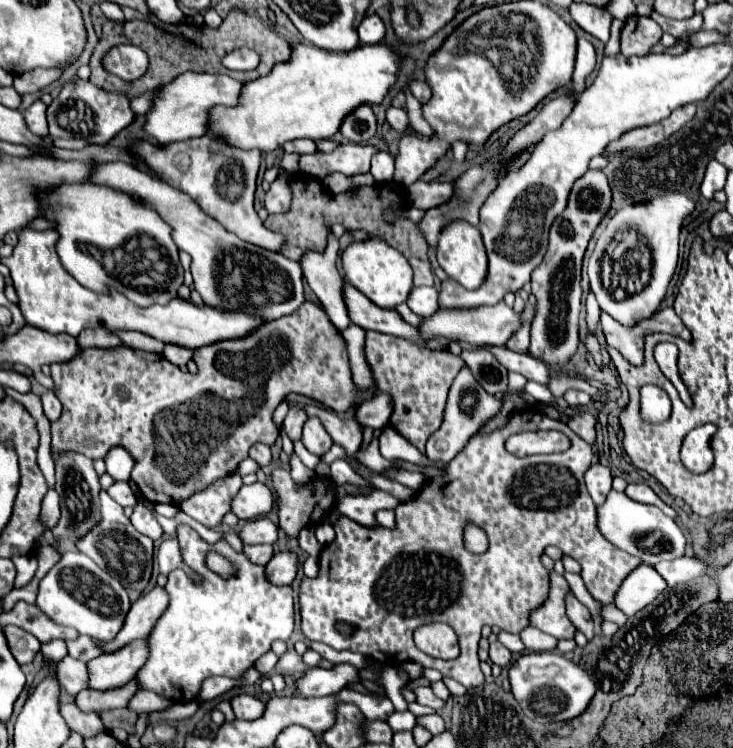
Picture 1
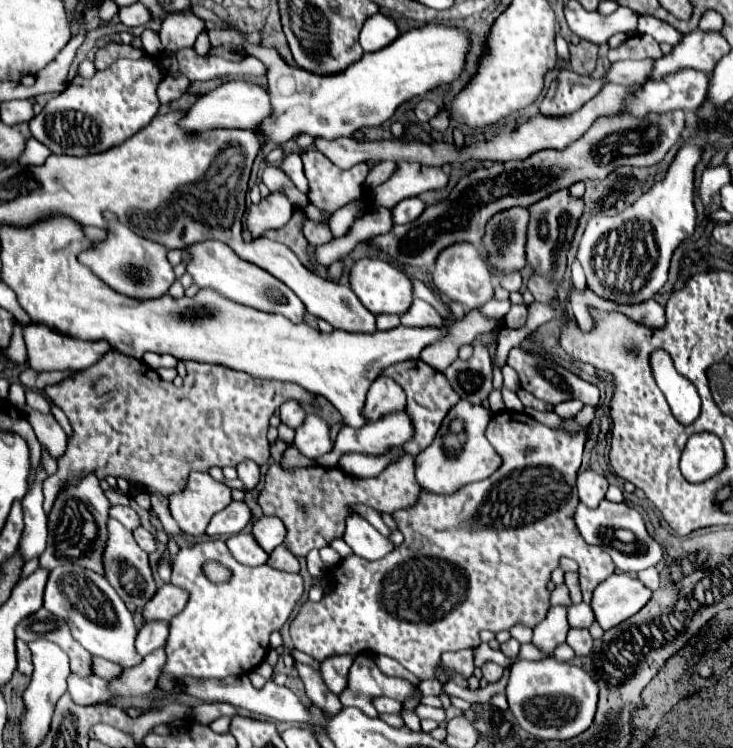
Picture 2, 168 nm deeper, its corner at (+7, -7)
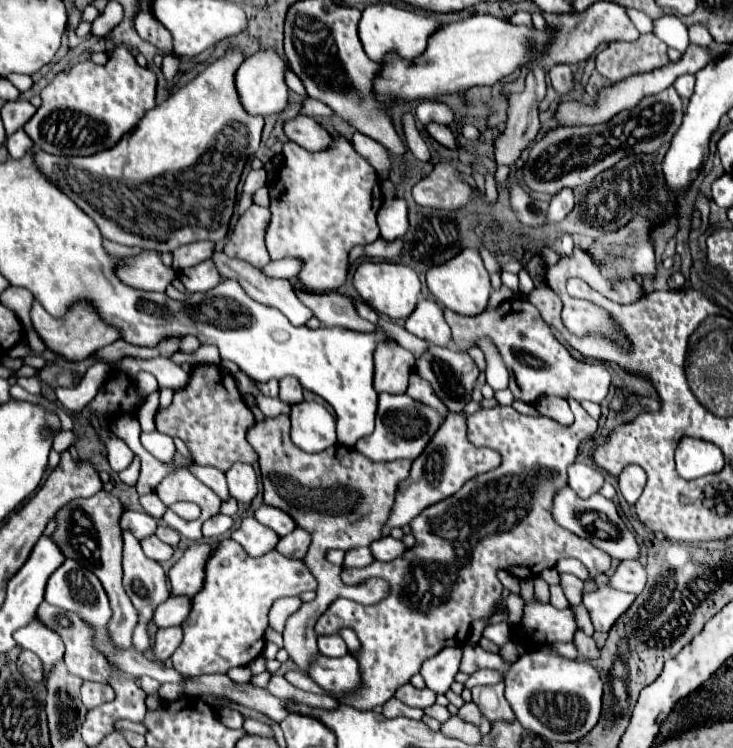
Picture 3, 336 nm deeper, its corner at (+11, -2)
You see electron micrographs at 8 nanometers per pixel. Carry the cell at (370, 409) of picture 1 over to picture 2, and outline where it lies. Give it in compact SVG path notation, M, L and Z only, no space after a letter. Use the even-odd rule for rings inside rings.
M379 375L367 393L365 417L367 421L377 421L383 413L393 413L397 409L405 409L405 393L399 383L391 377Z

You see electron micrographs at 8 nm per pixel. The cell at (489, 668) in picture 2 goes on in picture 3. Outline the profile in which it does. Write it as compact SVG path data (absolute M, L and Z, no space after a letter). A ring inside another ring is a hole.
M477 670L475 674L469 676L469 680L465 682L467 688L473 688L477 684L499 684L503 680L503 674L497 670Z

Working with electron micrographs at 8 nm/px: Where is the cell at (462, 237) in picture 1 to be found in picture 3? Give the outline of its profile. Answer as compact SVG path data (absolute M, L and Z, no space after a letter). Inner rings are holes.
M475 248L461 250L457 258L451 258L449 262L443 262L441 266L431 266L427 272L427 288L431 290L431 294L435 296L439 304L465 316L481 314L493 292L491 282L489 282L489 272L485 270L483 260Z

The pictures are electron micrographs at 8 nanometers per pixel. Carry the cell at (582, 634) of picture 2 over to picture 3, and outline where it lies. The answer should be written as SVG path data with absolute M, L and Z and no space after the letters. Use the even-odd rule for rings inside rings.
M577 630L577 632L575 632L575 636L573 636L573 644L575 644L575 648L577 648L577 652L579 652L581 658L593 660L593 658L599 656L599 648L595 646L595 640L589 638L589 636L585 636L583 630Z

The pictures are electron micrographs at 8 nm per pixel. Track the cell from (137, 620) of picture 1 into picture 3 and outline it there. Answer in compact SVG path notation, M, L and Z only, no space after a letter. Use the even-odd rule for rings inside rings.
M195 544L185 550L179 562L173 564L169 570L169 582L171 582L171 596L193 596L197 590L201 590L203 584L203 568L205 560L209 558L209 552L213 550L211 544Z

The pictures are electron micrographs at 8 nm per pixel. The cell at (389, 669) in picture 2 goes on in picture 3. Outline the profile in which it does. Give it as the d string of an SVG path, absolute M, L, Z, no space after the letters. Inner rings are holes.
M443 648L439 654L423 662L419 674L423 676L427 688L431 688L437 694L445 694L453 684L455 674L459 672L459 664L461 648Z

